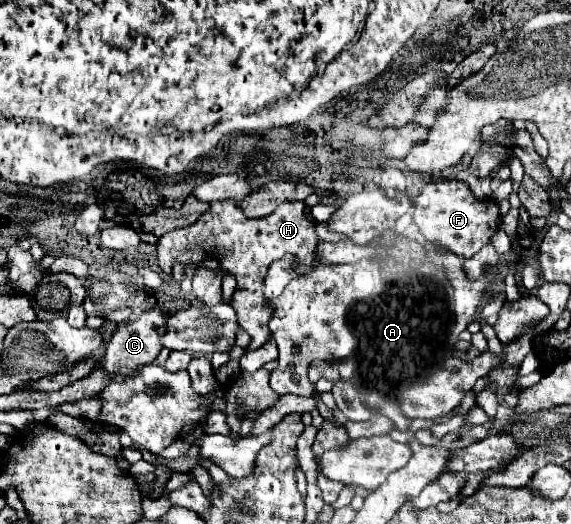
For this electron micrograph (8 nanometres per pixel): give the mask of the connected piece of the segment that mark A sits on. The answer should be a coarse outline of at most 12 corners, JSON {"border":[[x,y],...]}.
{"border":[[363,259],[271,299],[271,389],[311,397],[315,359],[351,357],[393,395],[447,357],[429,277]]}

